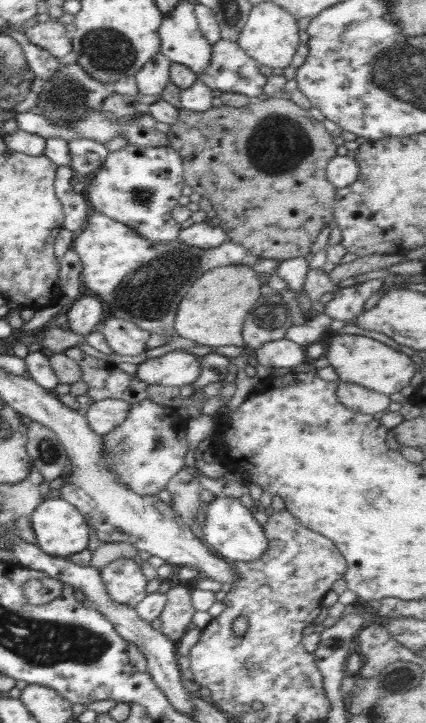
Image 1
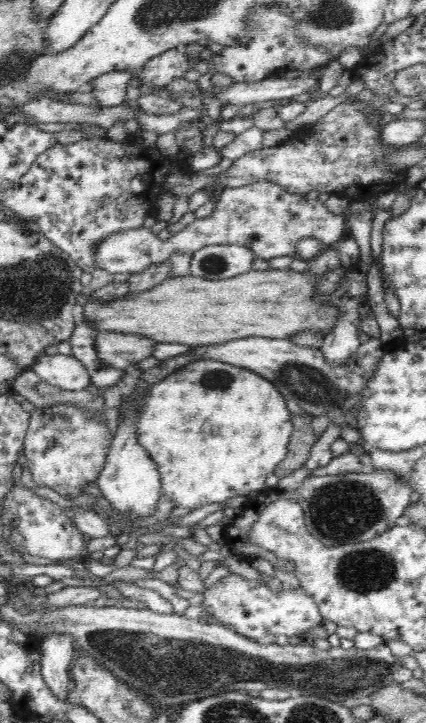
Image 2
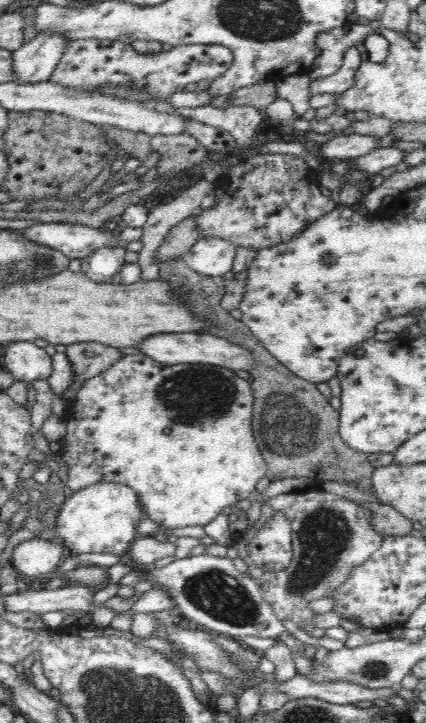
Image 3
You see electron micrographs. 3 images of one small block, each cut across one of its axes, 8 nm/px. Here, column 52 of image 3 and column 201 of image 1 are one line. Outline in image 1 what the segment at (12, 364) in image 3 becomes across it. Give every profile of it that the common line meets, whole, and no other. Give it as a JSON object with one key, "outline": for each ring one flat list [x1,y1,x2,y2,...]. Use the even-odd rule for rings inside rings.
{"outline":[[183,350,168,352,160,358,147,359,137,365,134,378,148,384,183,387,191,385,201,375,202,357]]}

